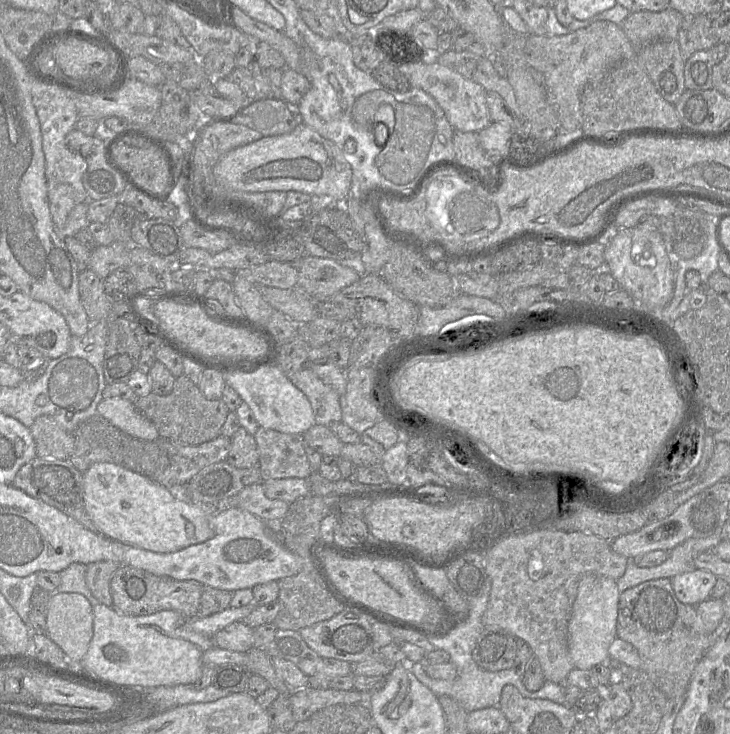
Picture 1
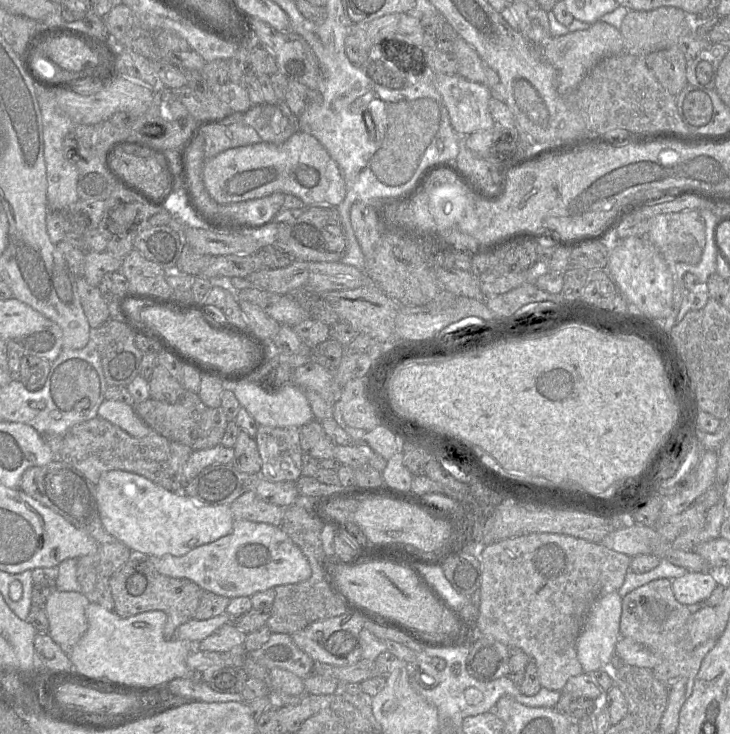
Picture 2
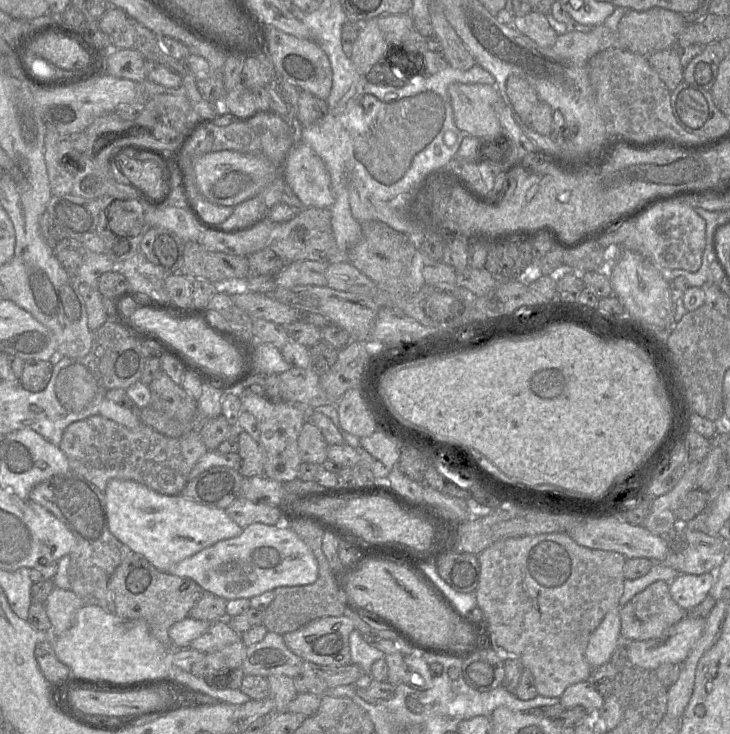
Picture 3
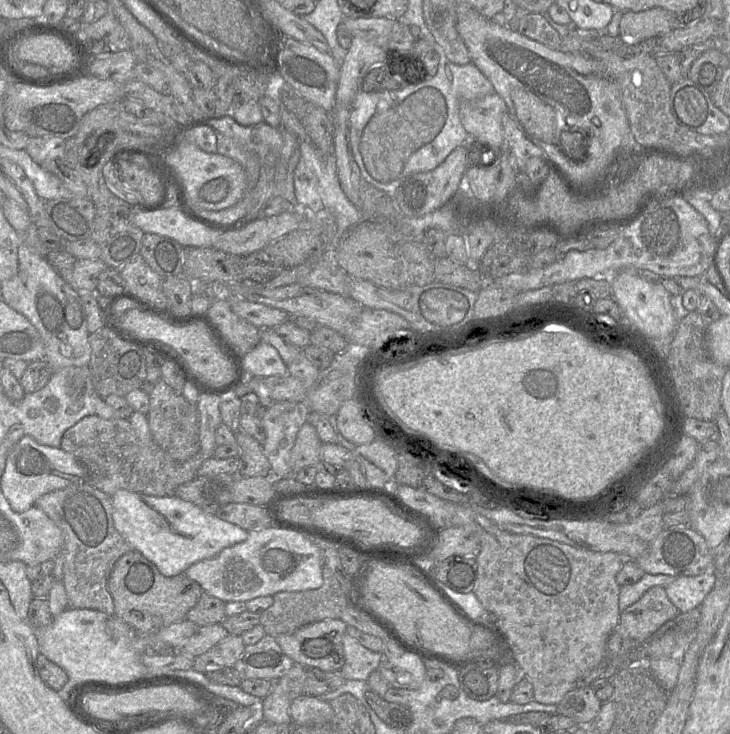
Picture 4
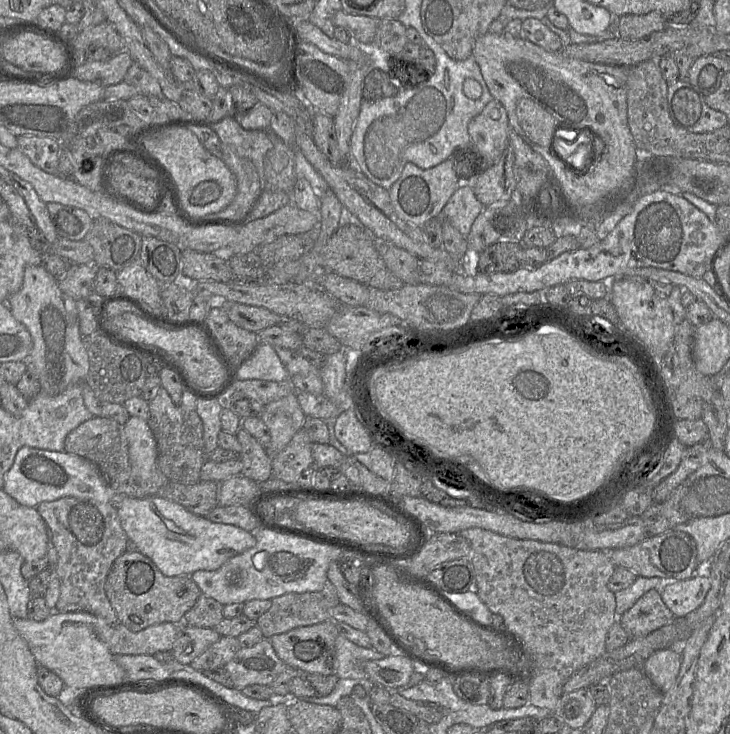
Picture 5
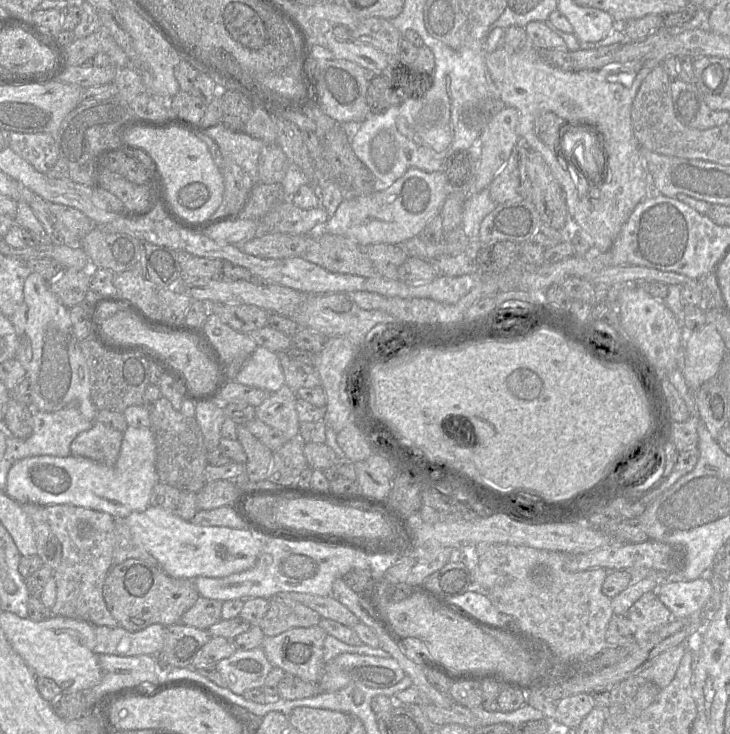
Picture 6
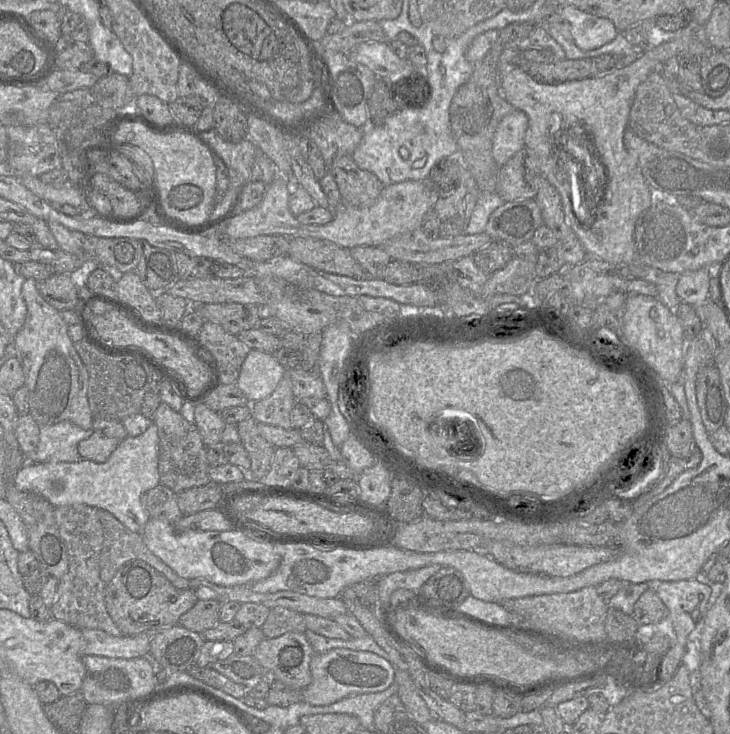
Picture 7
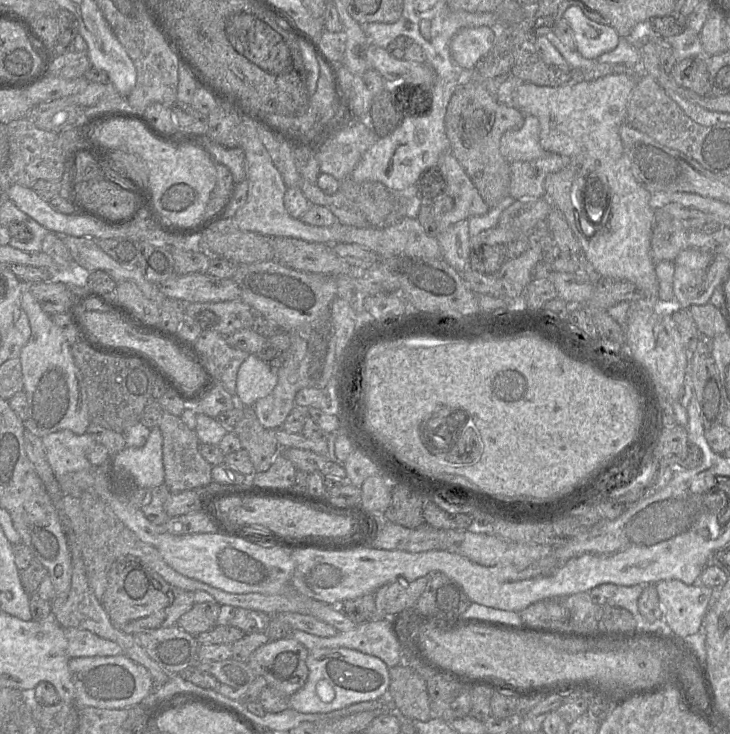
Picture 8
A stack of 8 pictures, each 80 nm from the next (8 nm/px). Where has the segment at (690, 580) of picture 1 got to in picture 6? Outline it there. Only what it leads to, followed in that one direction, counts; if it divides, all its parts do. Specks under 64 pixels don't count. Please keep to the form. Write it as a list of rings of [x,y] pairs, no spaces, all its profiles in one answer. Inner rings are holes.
[[[704,578],[660,583],[656,591],[673,618],[684,618],[694,614],[705,605],[711,593],[712,584]]]

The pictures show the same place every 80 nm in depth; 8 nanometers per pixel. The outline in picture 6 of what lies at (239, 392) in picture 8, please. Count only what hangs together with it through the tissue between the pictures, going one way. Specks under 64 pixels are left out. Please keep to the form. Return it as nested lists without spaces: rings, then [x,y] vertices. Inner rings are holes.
[[[258,346],[241,367],[235,381],[270,393],[277,392],[285,385],[279,354]]]

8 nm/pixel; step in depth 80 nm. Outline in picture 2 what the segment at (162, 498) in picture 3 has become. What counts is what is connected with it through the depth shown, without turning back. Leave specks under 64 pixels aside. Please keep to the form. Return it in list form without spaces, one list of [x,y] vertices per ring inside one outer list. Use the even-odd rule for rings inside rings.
[[[123,470],[104,472],[96,486],[96,500],[105,530],[129,547],[147,556],[183,556],[232,532],[230,505],[201,505],[183,492],[169,491],[147,478]]]

